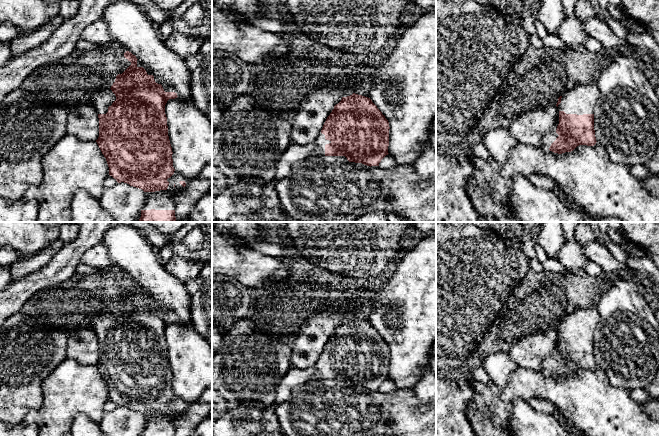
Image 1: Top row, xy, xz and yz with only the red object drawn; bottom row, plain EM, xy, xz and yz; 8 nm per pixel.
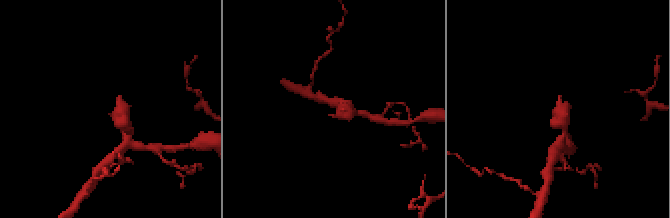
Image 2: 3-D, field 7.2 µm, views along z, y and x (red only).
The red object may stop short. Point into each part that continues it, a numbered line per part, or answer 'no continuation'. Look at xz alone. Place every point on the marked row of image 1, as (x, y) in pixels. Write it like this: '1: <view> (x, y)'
1: xz (315, 149)

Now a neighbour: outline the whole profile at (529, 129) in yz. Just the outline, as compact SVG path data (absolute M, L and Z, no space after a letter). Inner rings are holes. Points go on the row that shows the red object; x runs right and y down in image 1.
M550 105L524 112L512 121L508 131L518 143L539 147L544 135L556 131L558 124L559 110L556 105Z

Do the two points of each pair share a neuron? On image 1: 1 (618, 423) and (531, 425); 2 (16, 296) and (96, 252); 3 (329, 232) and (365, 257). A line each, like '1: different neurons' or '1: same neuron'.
1: different neurons
2: different neurons
3: same neuron

